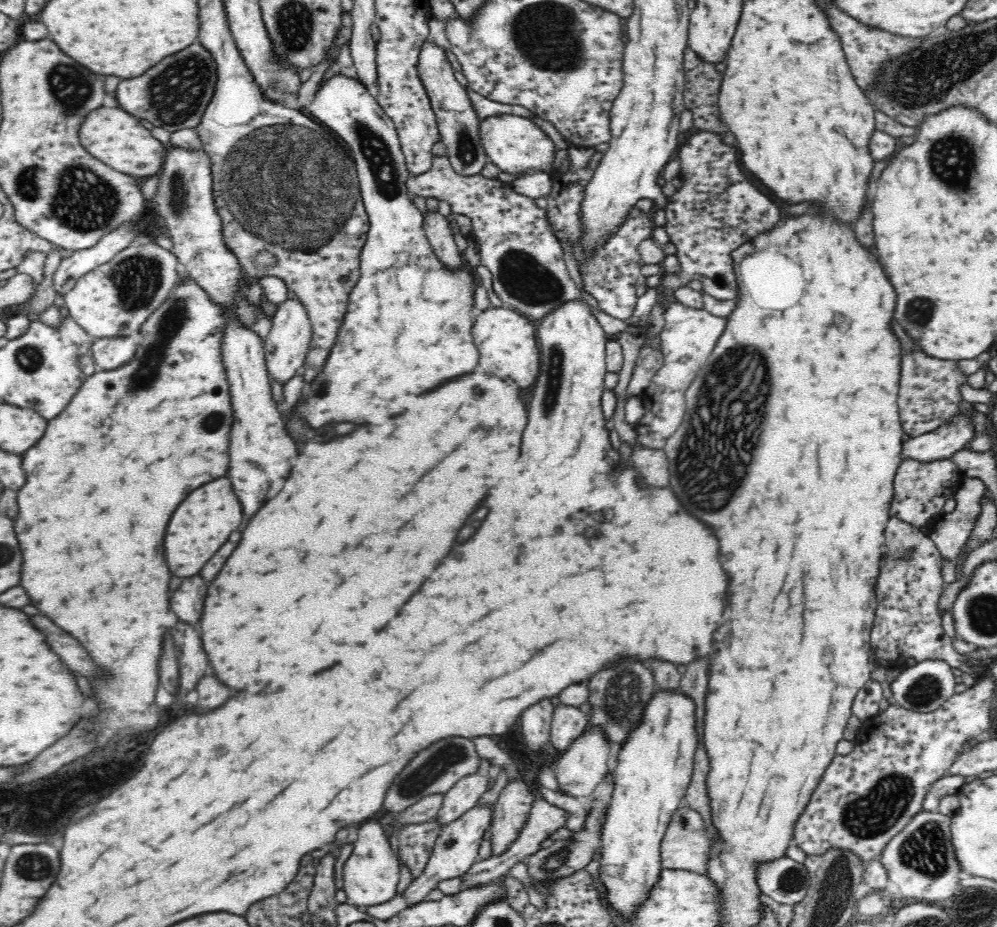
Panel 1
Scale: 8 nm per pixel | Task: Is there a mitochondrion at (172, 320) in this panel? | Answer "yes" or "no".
yes

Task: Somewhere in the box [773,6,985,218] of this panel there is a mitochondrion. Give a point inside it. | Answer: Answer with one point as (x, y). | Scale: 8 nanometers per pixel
(954, 159)

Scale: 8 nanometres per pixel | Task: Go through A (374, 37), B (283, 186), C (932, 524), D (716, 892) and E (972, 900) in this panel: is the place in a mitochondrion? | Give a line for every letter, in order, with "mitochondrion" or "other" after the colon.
A: other
B: mitochondrion
C: other
D: other
E: other

